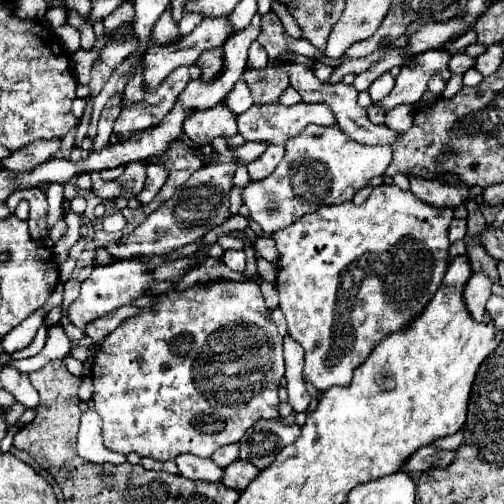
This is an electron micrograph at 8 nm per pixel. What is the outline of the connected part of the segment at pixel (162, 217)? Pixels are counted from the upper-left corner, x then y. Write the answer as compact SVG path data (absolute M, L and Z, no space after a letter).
M223 138L213 140L213 150L217 158L209 164L203 164L175 194L167 200L159 210L155 210L143 224L139 224L133 232L125 234L119 240L109 242L105 248L113 260L127 260L133 256L153 256L153 254L169 254L185 244L195 244L207 230L217 224L223 224L229 214L229 192L231 180L239 164L247 164L253 158L259 158L263 150L267 150L267 142L245 142L243 146L229 146Z

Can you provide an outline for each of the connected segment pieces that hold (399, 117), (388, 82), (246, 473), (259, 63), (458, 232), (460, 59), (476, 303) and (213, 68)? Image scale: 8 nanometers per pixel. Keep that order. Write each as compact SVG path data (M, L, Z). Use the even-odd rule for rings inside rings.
M409 104L395 106L385 114L385 126L399 134L405 134L411 128L411 124L413 124L413 106Z
M385 72L383 76L379 76L371 86L369 86L369 96L371 96L371 100L373 102L381 102L389 92L391 92L391 86L395 86L395 78L389 74L389 72Z
M237 460L233 464L229 464L225 468L225 474L223 474L223 484L227 488L233 488L237 492L241 492L251 480L255 480L259 474L259 470L251 464L251 462L243 462L243 460Z
M255 42L255 46L249 48L249 60L247 60L247 64L249 64L251 68L263 72L263 68L265 68L265 64L267 64L267 54L265 54L265 50L259 46L259 42Z
M453 218L451 222L451 228L449 228L449 240L451 242L457 242L465 236L467 232L467 220L459 220L459 218Z
M455 54L449 62L449 68L453 74L465 74L469 68L475 68L475 58L467 54Z
M473 272L469 276L469 280L463 288L463 302L465 302L467 310L471 312L471 318L483 320L485 304L491 296L491 286L493 286L493 280L483 272Z
M221 48L205 50L205 52L199 56L197 66L203 68L201 80L211 80L211 78L215 78L215 76L221 72L221 66L223 66L223 50L221 50Z

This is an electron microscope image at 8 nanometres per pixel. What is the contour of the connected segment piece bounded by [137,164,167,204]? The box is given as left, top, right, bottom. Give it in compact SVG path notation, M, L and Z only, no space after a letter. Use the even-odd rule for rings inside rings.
M149 164L147 166L147 182L145 182L145 188L141 190L141 194L137 198L143 204L149 204L157 196L157 192L165 184L165 180L167 180L167 170L163 168L163 164Z

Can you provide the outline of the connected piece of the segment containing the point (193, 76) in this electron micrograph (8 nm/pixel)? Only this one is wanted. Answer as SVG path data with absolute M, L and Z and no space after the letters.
M143 64L137 68L135 76L127 82L125 92L123 92L123 108L121 108L121 116L115 120L115 128L111 132L109 144L119 144L125 142L131 134L139 132L139 130L147 130L151 126L157 126L175 106L179 94L183 92L183 88L187 86L189 80L197 80L201 76L199 68L177 68L173 70L171 76L163 78L161 86L157 86L155 90L143 90Z

